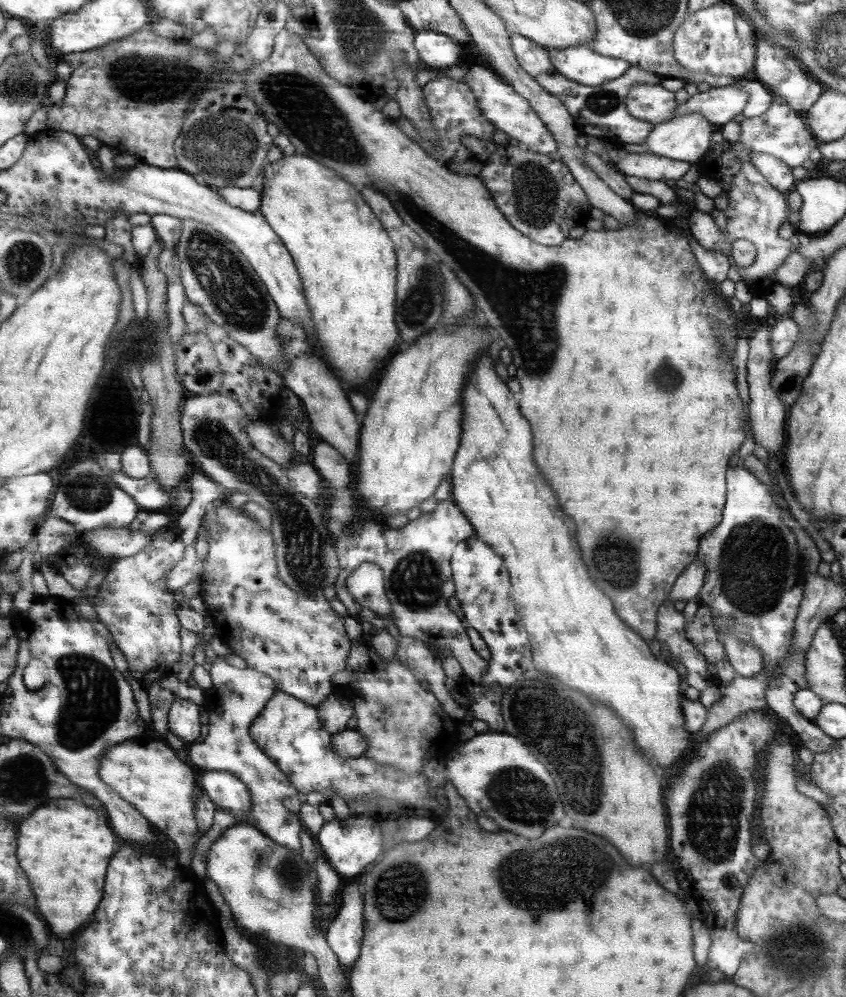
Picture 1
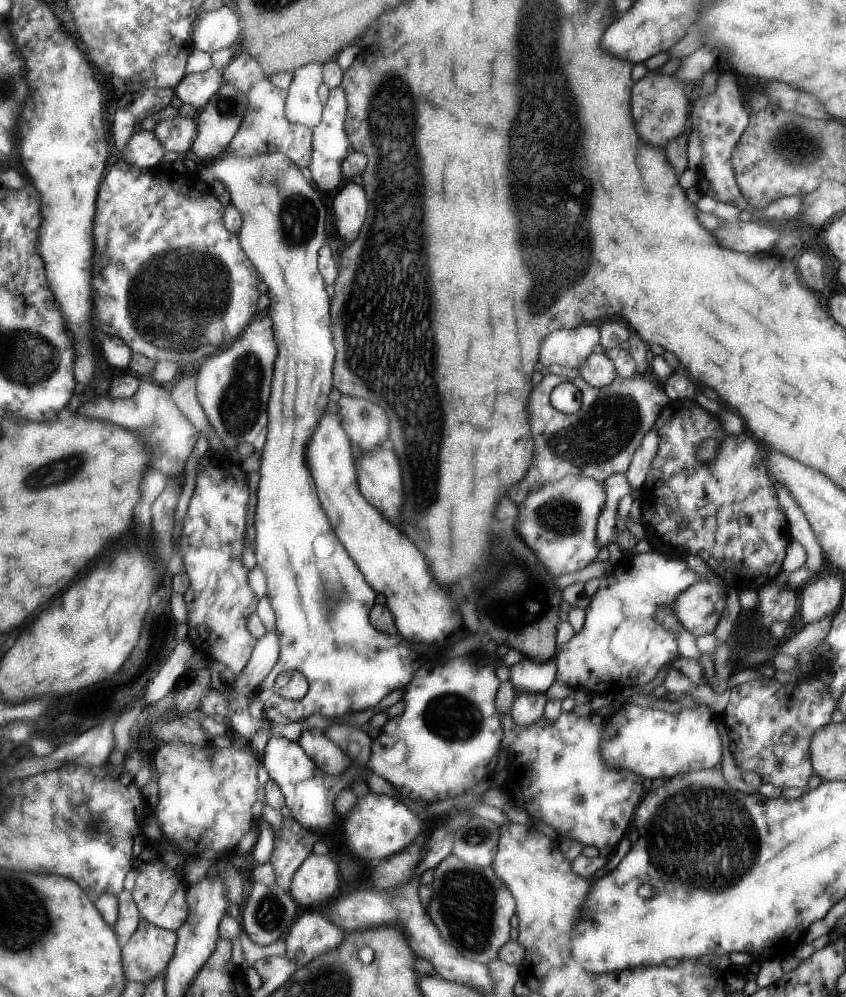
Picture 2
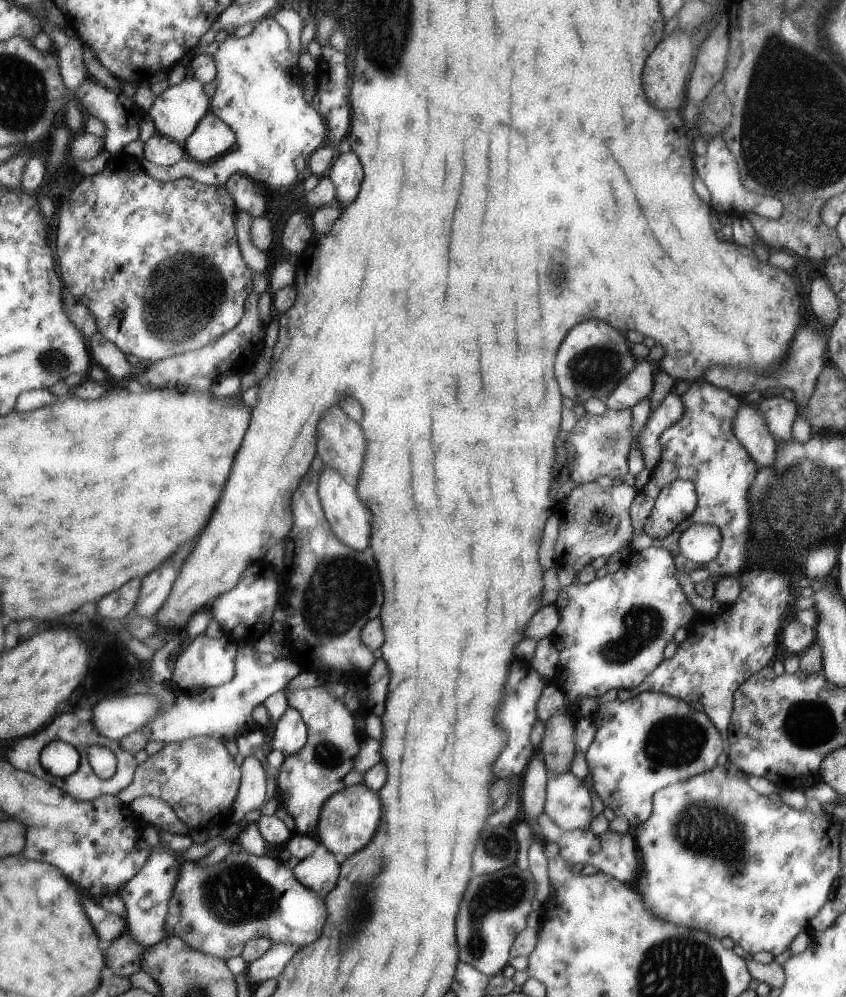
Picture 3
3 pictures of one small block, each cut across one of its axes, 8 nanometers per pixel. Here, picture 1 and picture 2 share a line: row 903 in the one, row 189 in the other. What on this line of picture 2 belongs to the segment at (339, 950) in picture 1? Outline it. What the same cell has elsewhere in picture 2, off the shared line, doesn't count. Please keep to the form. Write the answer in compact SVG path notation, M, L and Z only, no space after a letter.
M348 182L342 186L332 204L334 204L336 232L340 234L342 242L350 246L358 238L360 228L366 220L366 210L368 210L366 192L362 190L362 186Z

